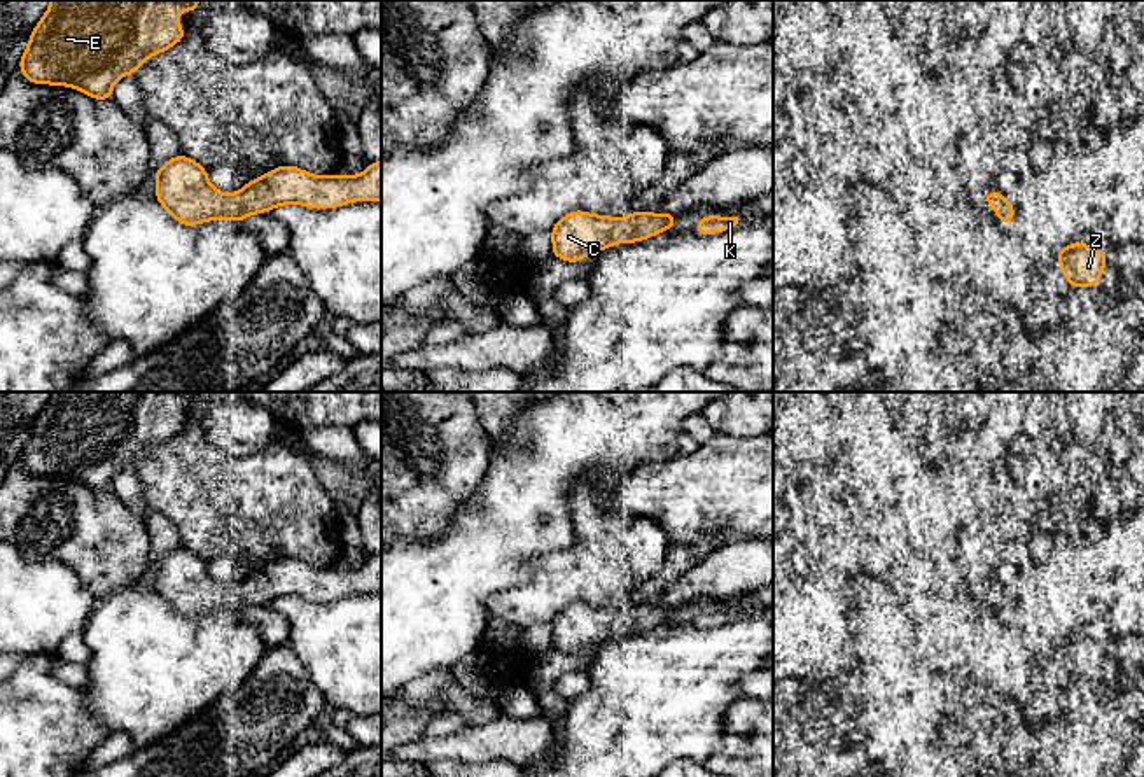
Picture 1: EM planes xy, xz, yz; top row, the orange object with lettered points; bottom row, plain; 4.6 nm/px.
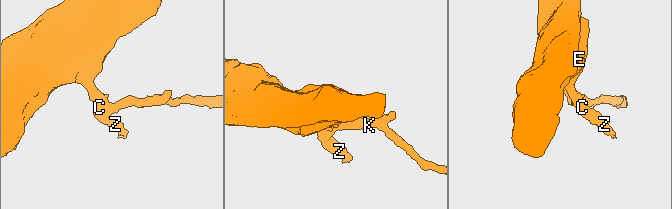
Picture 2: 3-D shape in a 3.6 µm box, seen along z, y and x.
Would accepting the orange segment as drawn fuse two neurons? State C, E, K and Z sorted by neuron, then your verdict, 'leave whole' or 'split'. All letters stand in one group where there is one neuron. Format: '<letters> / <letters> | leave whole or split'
C E K Z | leave whole

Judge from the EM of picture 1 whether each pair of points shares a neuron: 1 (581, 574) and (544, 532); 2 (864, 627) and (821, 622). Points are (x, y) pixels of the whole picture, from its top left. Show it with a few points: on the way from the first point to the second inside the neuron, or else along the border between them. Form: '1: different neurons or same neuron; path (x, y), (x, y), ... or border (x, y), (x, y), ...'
1: different neurons; border (569, 508), (574, 539), (541, 555), (530, 578)
2: different neurons; border (854, 588), (854, 604), (849, 615), (852, 665)

